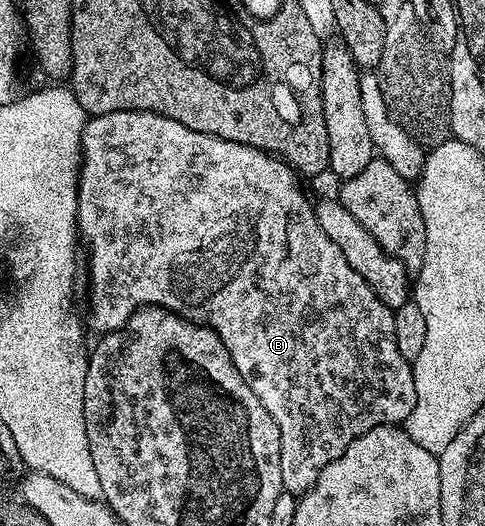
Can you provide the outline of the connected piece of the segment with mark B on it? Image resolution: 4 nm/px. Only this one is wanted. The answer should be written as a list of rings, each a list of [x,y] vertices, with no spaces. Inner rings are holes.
[[[124,109],[98,117],[90,116],[85,122],[85,130],[81,136],[81,172],[77,178],[77,232],[84,248],[85,245],[89,248],[89,273],[93,276],[93,286],[89,289],[89,313],[93,316],[93,325],[98,329],[98,334],[104,335],[116,329],[122,329],[131,319],[131,315],[142,305],[157,305],[161,309],[169,309],[171,312],[185,317],[188,321],[196,321],[198,325],[207,325],[214,329],[219,335],[223,347],[227,347],[239,375],[243,375],[247,387],[251,387],[251,391],[255,391],[255,395],[259,395],[259,403],[263,403],[263,407],[267,407],[271,419],[275,419],[275,423],[279,427],[281,432],[279,467],[283,471],[281,488],[284,492],[294,495],[300,495],[309,490],[319,479],[323,467],[327,467],[327,463],[339,459],[339,455],[343,455],[343,451],[347,451],[347,447],[352,443],[354,437],[363,435],[380,425],[400,426],[407,419],[407,415],[411,415],[411,411],[415,411],[415,395],[417,394],[415,379],[413,378],[413,366],[410,361],[403,359],[403,355],[399,355],[399,343],[395,343],[394,310],[388,309],[383,303],[383,299],[379,299],[379,295],[375,295],[375,291],[371,291],[367,279],[363,279],[363,275],[359,275],[359,271],[355,271],[355,267],[351,267],[351,263],[347,263],[343,251],[339,251],[339,247],[321,230],[317,222],[317,210],[314,202],[312,200],[309,202],[308,195],[301,190],[300,180],[302,181],[302,178],[297,170],[274,154],[264,153],[262,149],[256,149],[243,143],[219,139],[215,135],[191,131],[191,127],[183,127],[183,123],[179,123],[175,119],[142,109]]]

